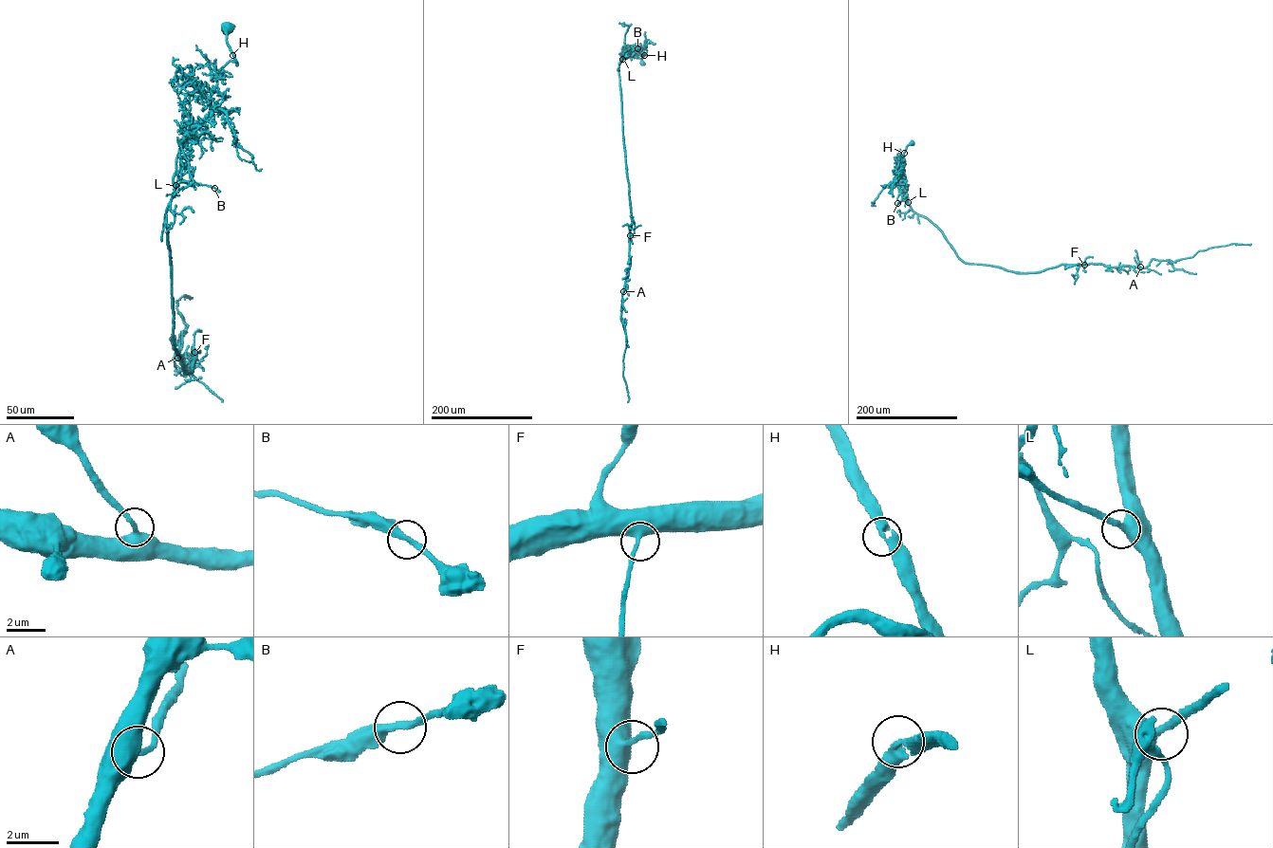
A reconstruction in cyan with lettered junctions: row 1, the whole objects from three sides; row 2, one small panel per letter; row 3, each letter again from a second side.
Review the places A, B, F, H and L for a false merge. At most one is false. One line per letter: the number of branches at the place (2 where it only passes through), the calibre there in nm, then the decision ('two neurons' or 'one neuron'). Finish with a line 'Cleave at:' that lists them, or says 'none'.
A: 2 branches meet; 360 nm thick; one neuron
B: 2 branches meet; 300 nm thick; one neuron
F: 2 branches meet; 340 nm thick; one neuron
H: 2 branches meet; 380 nm thick; one neuron
L: 2 branches meet; 440 nm thick; one neuron
Cleave at: none

